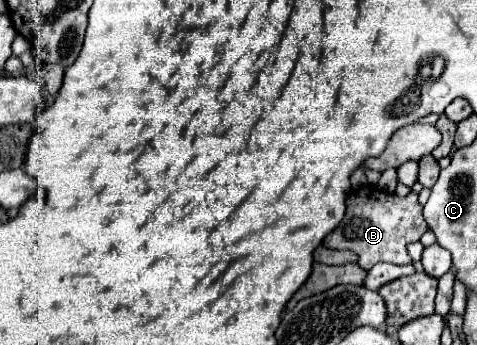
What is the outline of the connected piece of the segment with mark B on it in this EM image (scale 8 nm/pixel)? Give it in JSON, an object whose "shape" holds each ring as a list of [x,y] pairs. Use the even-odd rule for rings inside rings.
{"shape":[[[372,184],[360,186],[350,192],[346,200],[346,216],[338,224],[338,228],[324,238],[324,246],[334,250],[354,250],[360,260],[358,264],[364,270],[370,270],[378,262],[394,262],[394,264],[410,264],[410,256],[406,246],[418,242],[420,236],[428,230],[428,224],[422,216],[422,204],[418,202],[418,194],[412,190],[408,196],[388,194],[378,190]]]}

